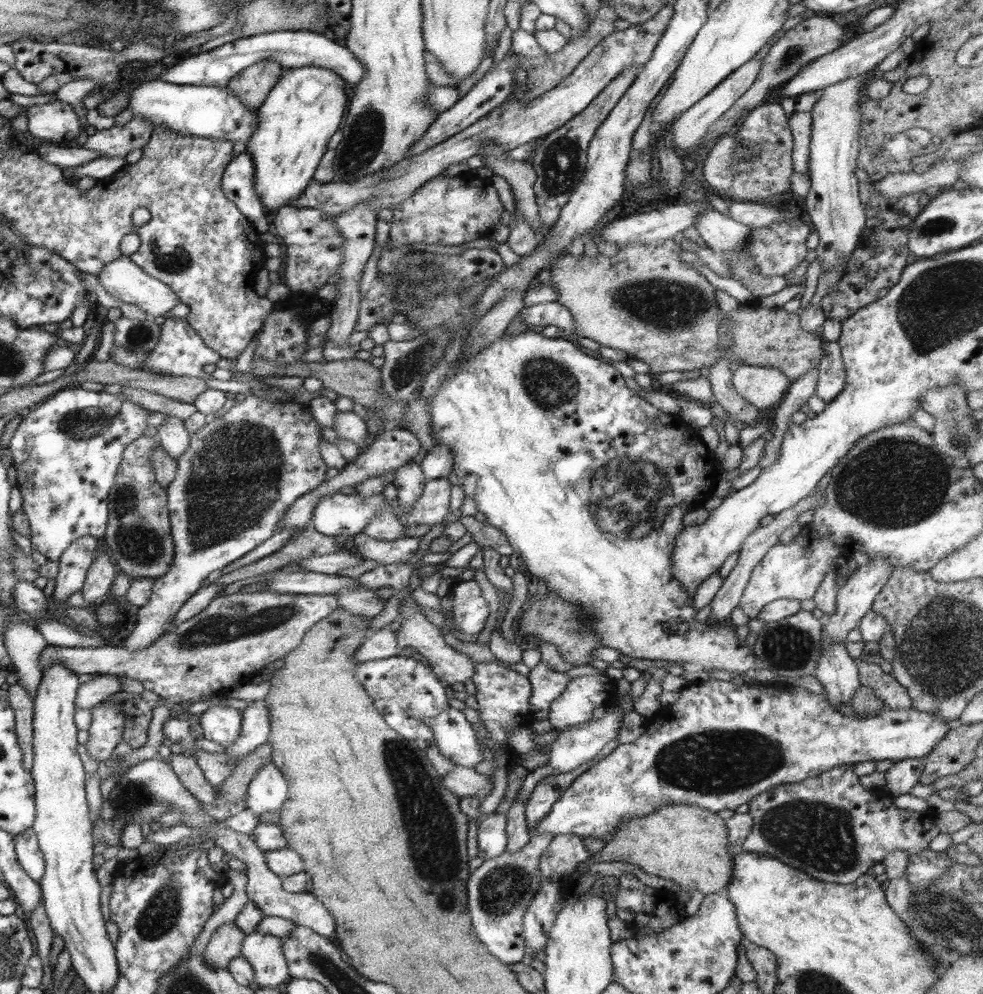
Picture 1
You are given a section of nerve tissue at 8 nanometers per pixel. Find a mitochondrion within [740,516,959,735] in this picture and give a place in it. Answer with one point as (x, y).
(787, 647)

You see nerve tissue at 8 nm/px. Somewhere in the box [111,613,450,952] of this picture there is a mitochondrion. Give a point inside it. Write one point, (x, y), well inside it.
(162, 911)

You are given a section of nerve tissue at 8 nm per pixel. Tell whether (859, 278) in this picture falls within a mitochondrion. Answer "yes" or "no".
no

